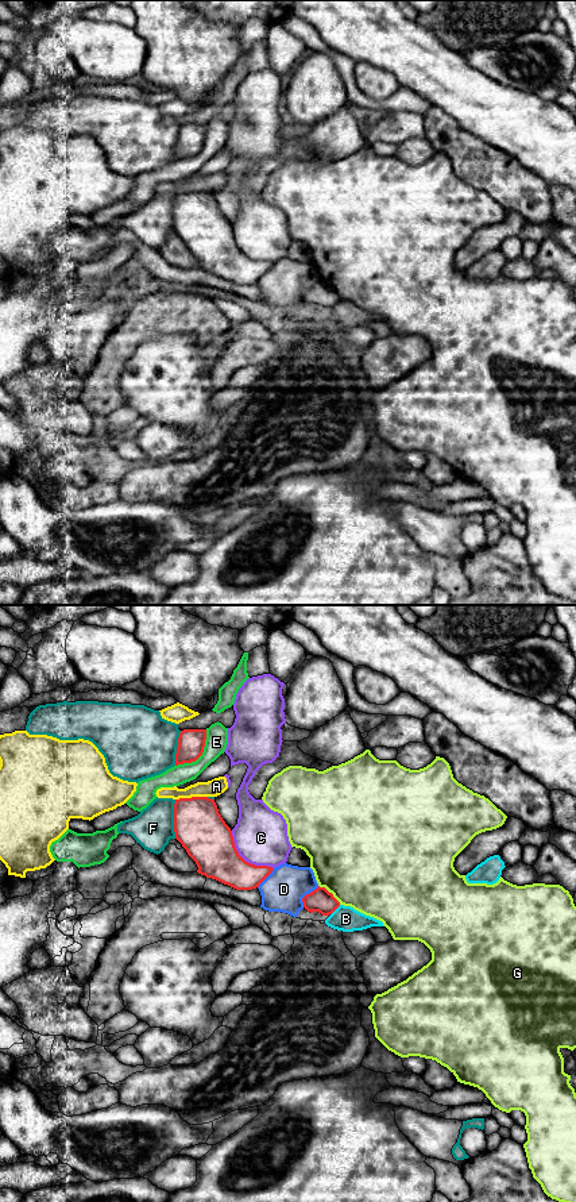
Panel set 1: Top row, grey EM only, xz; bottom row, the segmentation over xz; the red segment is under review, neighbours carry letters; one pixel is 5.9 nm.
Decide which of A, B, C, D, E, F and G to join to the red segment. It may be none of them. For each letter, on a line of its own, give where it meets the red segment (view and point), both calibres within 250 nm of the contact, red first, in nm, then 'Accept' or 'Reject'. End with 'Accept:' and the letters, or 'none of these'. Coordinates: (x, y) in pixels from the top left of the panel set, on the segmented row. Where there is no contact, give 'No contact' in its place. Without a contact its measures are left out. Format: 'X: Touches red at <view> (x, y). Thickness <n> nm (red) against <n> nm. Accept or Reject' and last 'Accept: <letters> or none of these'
A: Touches red at xz (192, 797). Thickness 300 nm (red) against 100 nm. Reject
B: Touches red at xz (335, 909). Thickness 140 nm (red) against 150 nm. Reject
C: Touches red at xz (243, 859). Thickness 300 nm (red) against 320 nm. Reject
D: Touches red at xz (306, 894). Thickness 140 nm (red) against 240 nm. Reject
E: Touches red at xz (200, 755). Thickness 160 nm (red) against 130 nm. Reject
F: Touches red at xz (174, 819). Thickness 300 nm (red) against 240 nm. Reject
G: Touches red at xz (331, 893). Thickness 140 nm (red) against 500 nm. Reject
Accept: none of these

